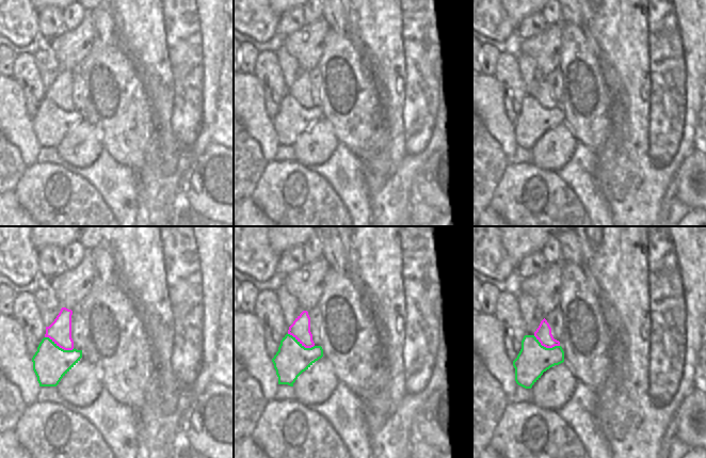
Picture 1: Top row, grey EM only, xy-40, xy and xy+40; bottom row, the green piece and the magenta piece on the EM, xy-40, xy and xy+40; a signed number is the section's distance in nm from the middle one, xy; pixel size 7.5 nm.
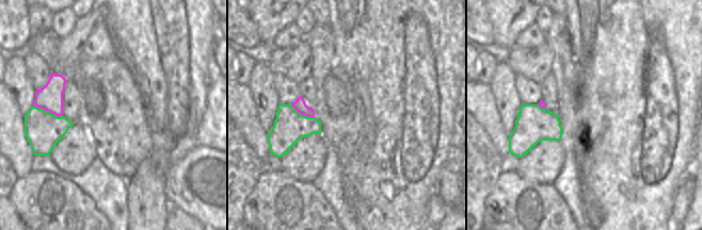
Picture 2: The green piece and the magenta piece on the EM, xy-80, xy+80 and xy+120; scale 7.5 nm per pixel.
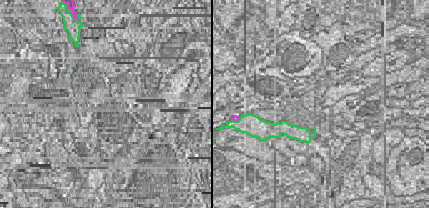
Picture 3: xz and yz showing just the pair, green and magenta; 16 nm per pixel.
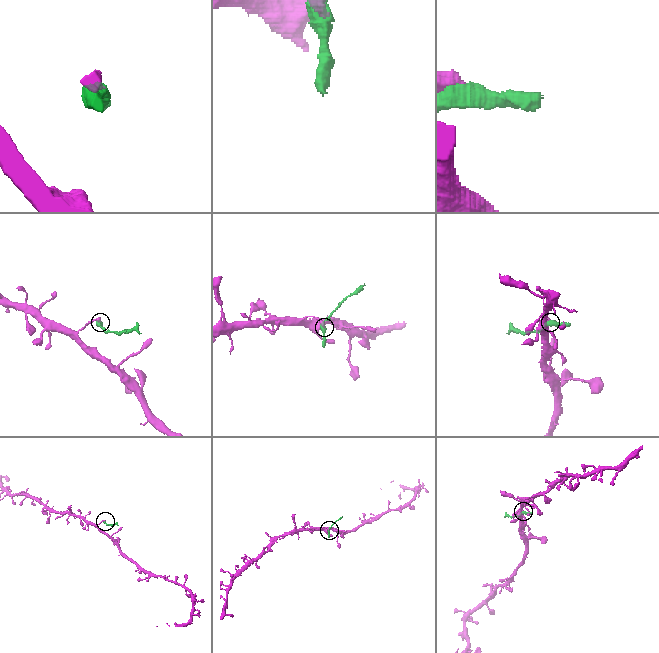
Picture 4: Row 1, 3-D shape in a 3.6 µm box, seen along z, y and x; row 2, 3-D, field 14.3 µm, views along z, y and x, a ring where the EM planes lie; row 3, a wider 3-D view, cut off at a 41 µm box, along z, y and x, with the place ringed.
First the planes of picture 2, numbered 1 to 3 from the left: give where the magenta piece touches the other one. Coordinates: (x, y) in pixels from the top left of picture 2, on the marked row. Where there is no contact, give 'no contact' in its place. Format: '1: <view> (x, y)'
1: xy-80 (48, 112)
2: xy+80 (302, 115)
3: xy+120 (540, 107)

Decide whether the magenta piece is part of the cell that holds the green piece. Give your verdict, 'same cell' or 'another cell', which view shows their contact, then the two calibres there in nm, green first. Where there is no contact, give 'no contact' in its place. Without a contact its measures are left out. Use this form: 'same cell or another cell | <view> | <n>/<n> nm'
another cell | xy-40 | 280/180 nm

